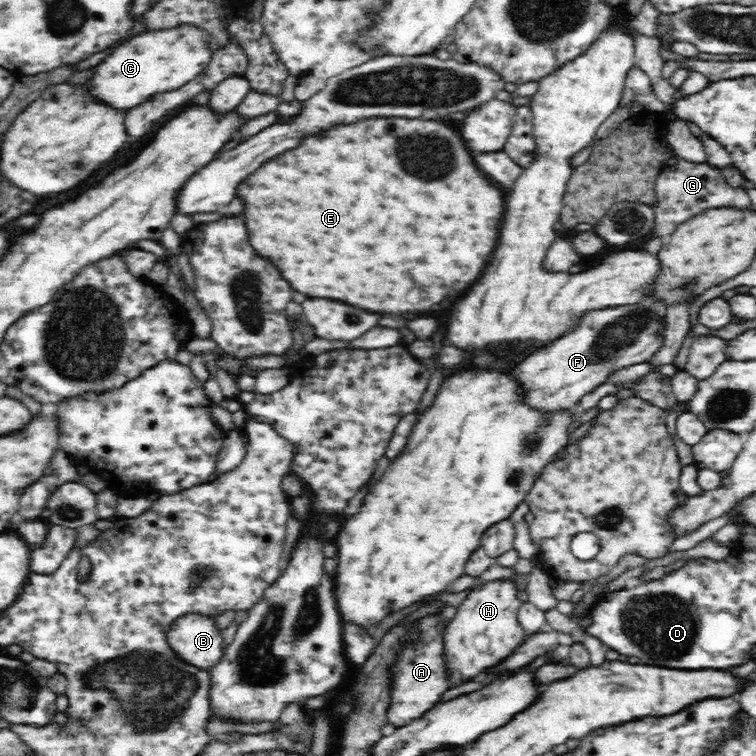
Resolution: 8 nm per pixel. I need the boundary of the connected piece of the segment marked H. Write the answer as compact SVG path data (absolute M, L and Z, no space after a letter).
M512 580L482 583L469 592L456 611L451 614L451 618L448 619L450 624L444 626L442 632L442 656L448 682L454 684L472 682L478 676L488 674L494 666L502 664L508 656L512 656L520 648L524 631L517 621L517 610L521 604L522 601L516 595L516 586Z

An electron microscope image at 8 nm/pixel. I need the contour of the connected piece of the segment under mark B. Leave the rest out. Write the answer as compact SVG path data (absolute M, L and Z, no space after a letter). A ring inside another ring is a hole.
M196 613L180 618L170 630L170 645L189 663L211 669L226 652L224 628L218 619Z

